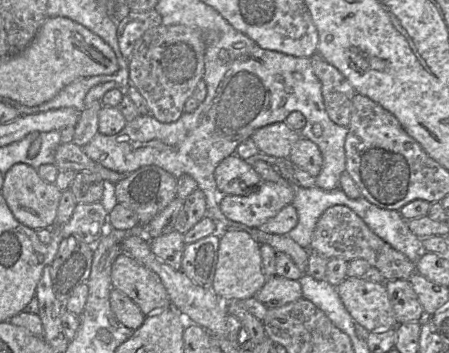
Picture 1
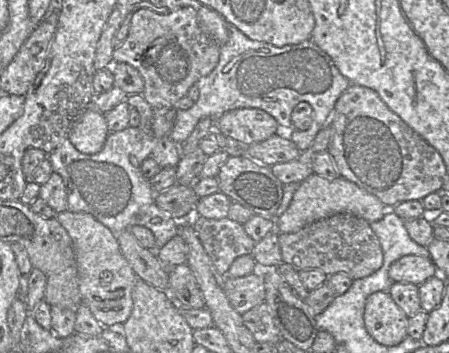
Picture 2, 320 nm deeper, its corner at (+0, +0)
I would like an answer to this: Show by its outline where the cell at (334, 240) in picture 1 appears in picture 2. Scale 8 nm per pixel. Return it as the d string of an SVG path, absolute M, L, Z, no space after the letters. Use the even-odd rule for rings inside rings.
M337 213L314 221L297 232L279 233L282 262L297 271L319 269L327 276L345 273L360 279L375 273L383 264L380 241L370 223L350 213Z

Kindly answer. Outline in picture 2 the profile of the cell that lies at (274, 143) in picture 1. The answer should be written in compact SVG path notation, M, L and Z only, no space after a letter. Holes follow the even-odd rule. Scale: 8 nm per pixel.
M240 108L221 115L215 130L249 146L275 135L278 125L276 119L262 109Z

